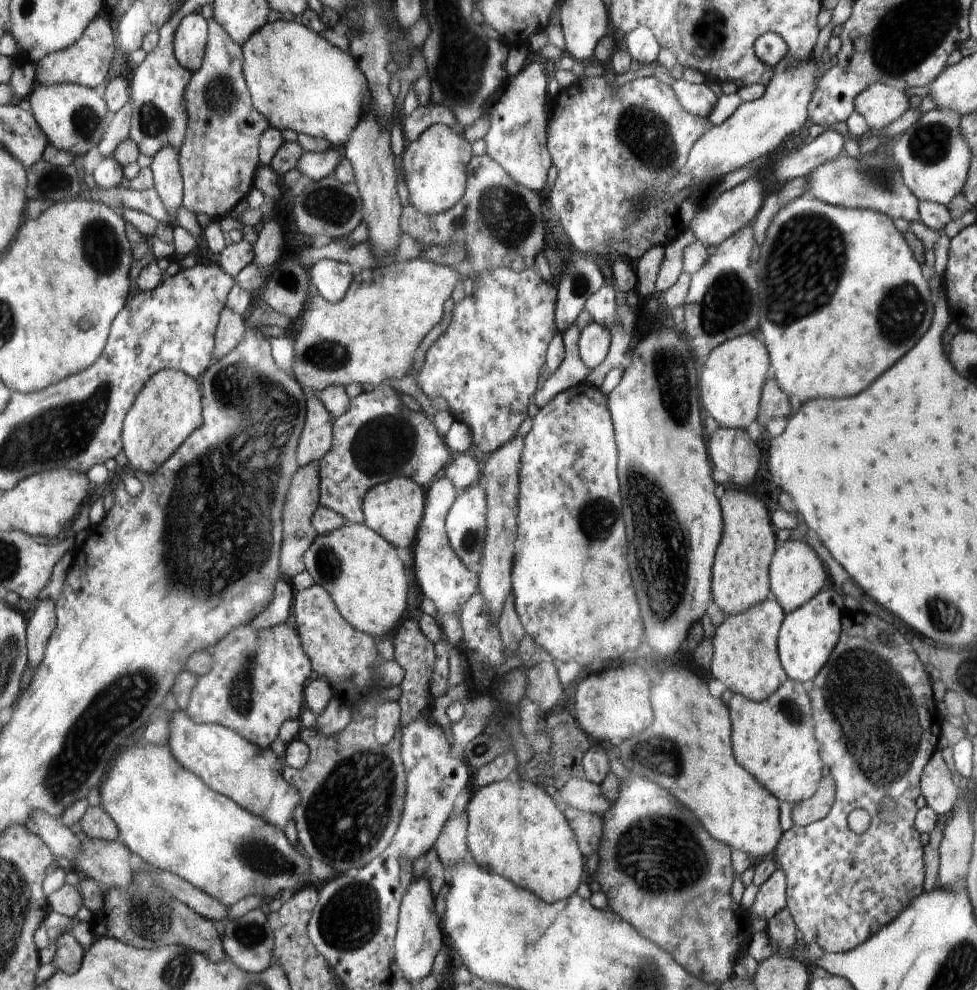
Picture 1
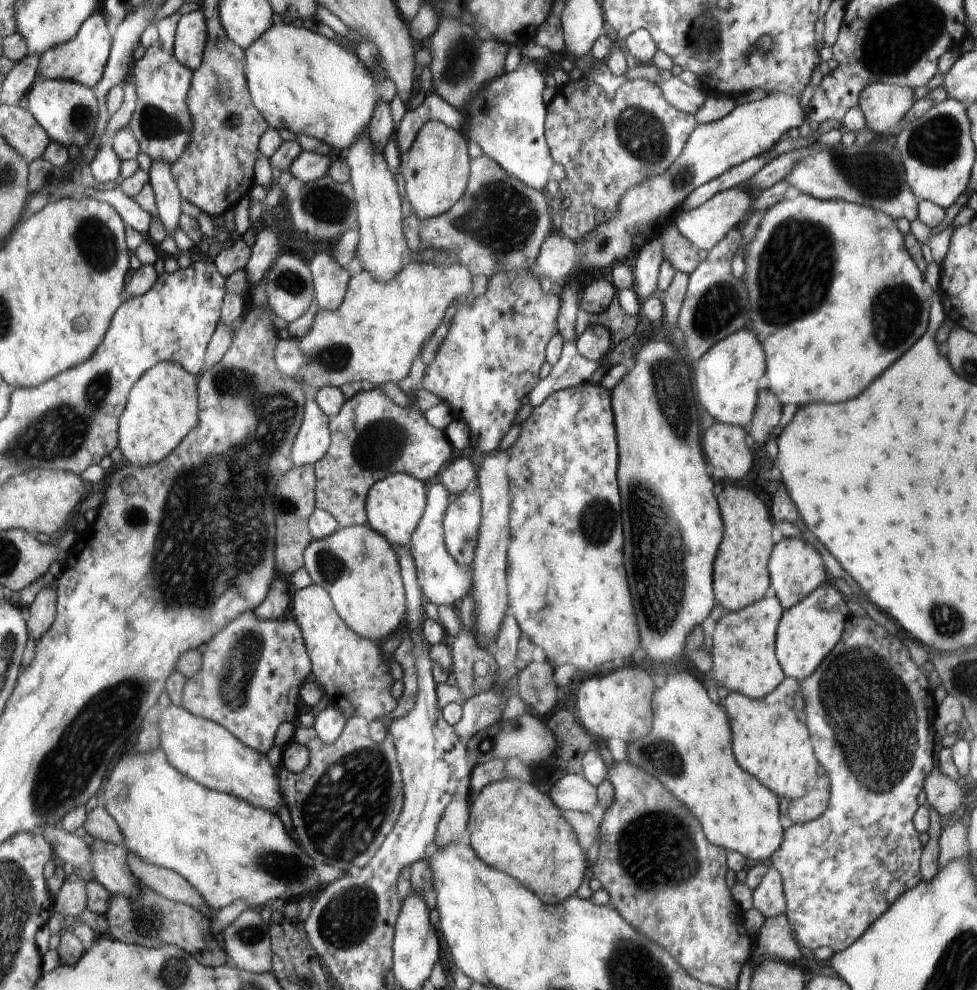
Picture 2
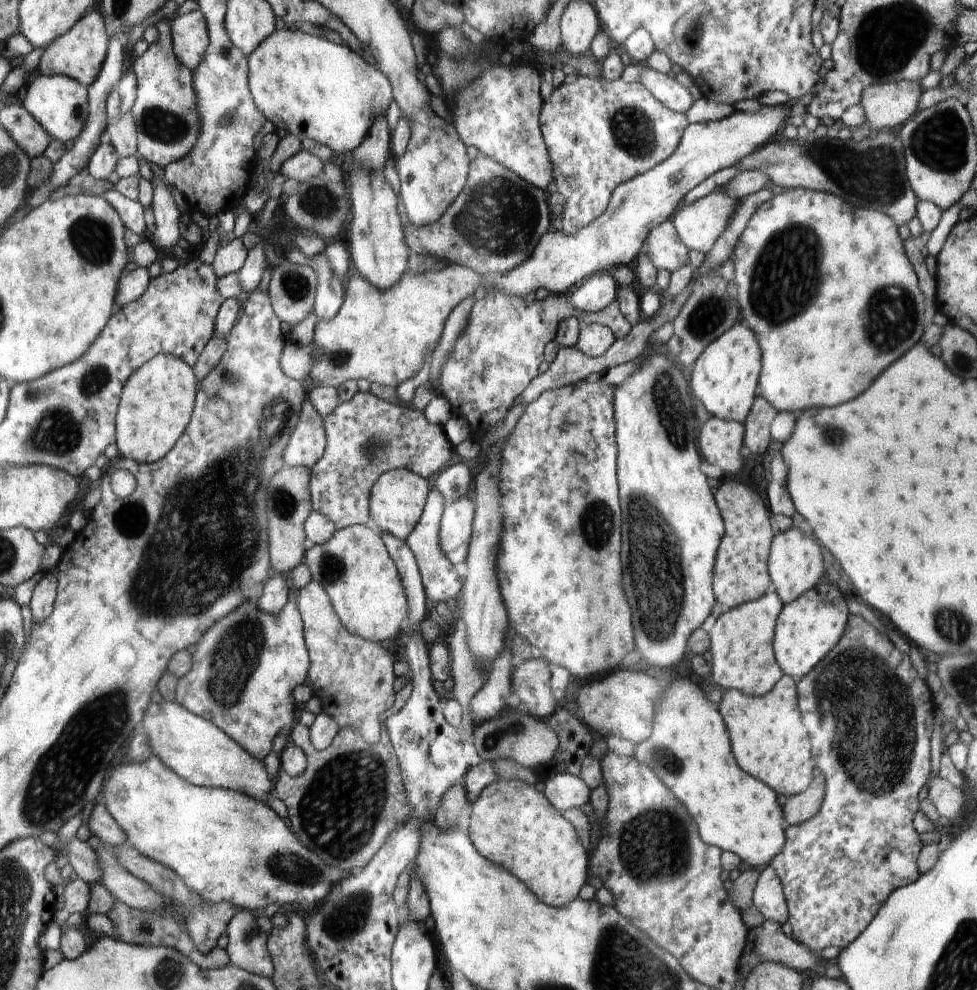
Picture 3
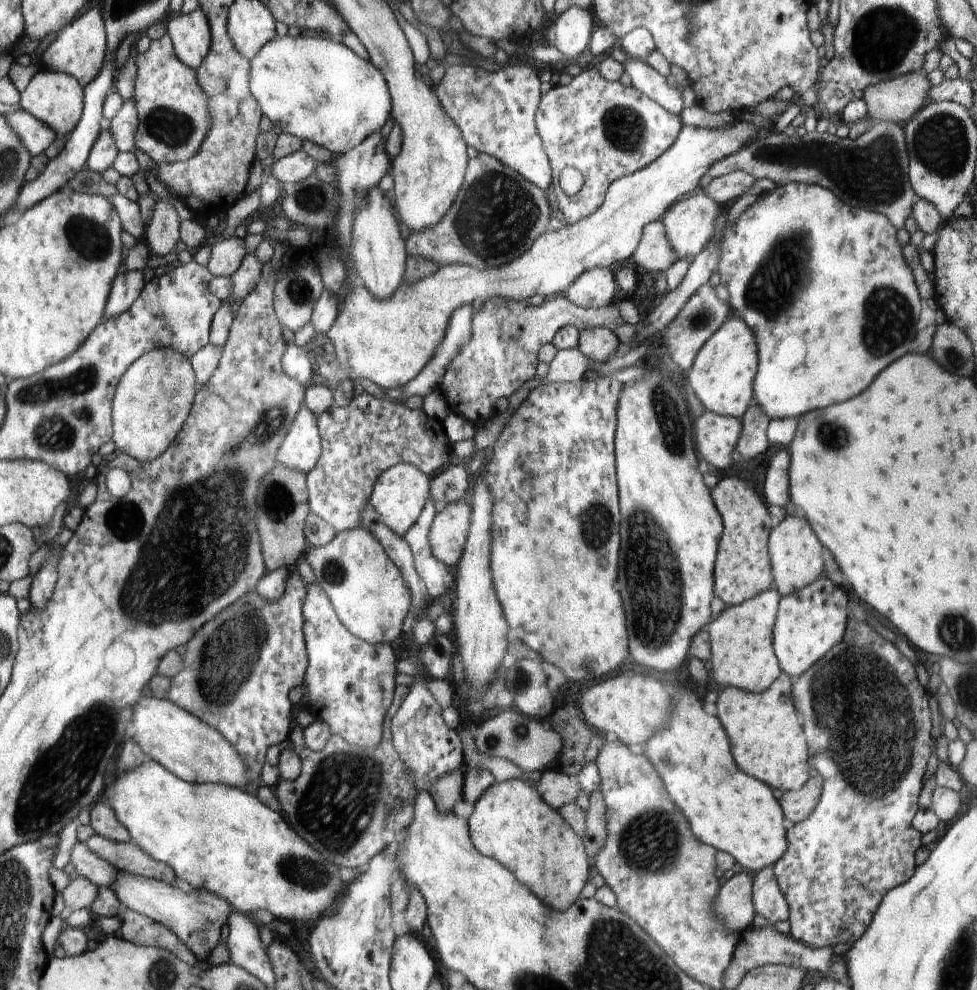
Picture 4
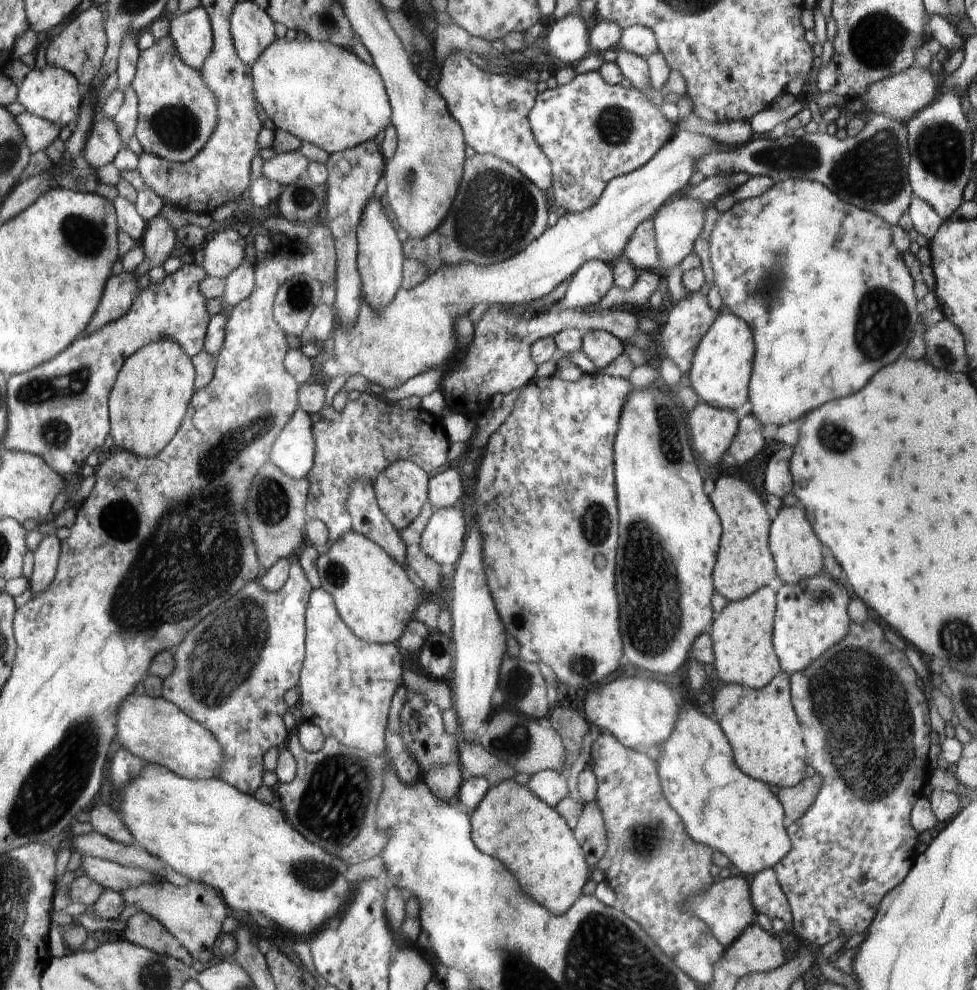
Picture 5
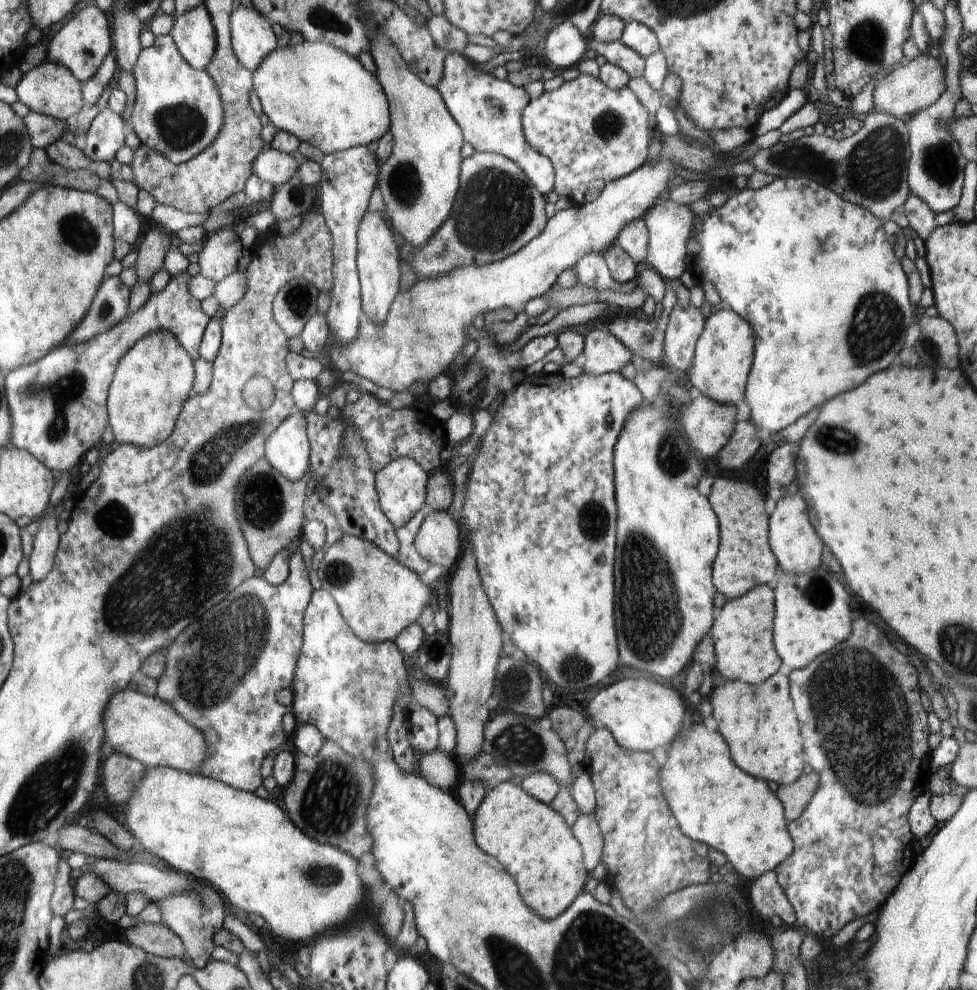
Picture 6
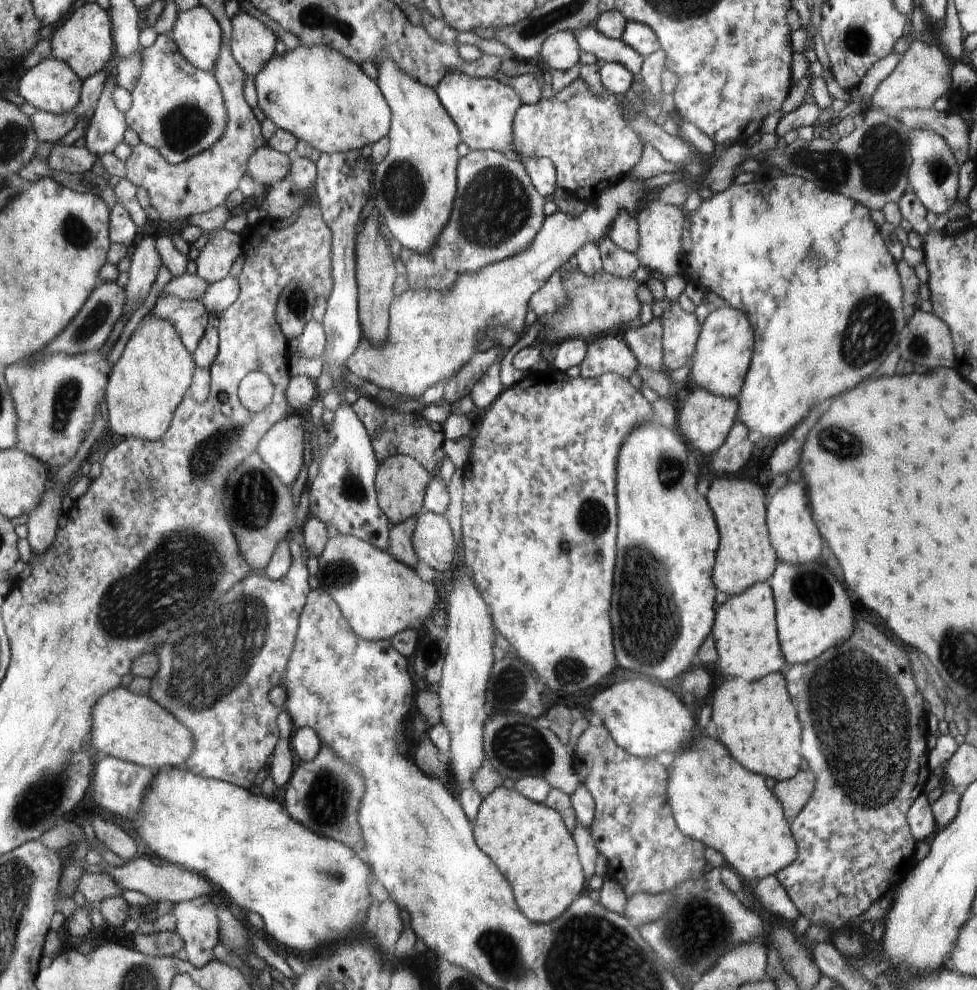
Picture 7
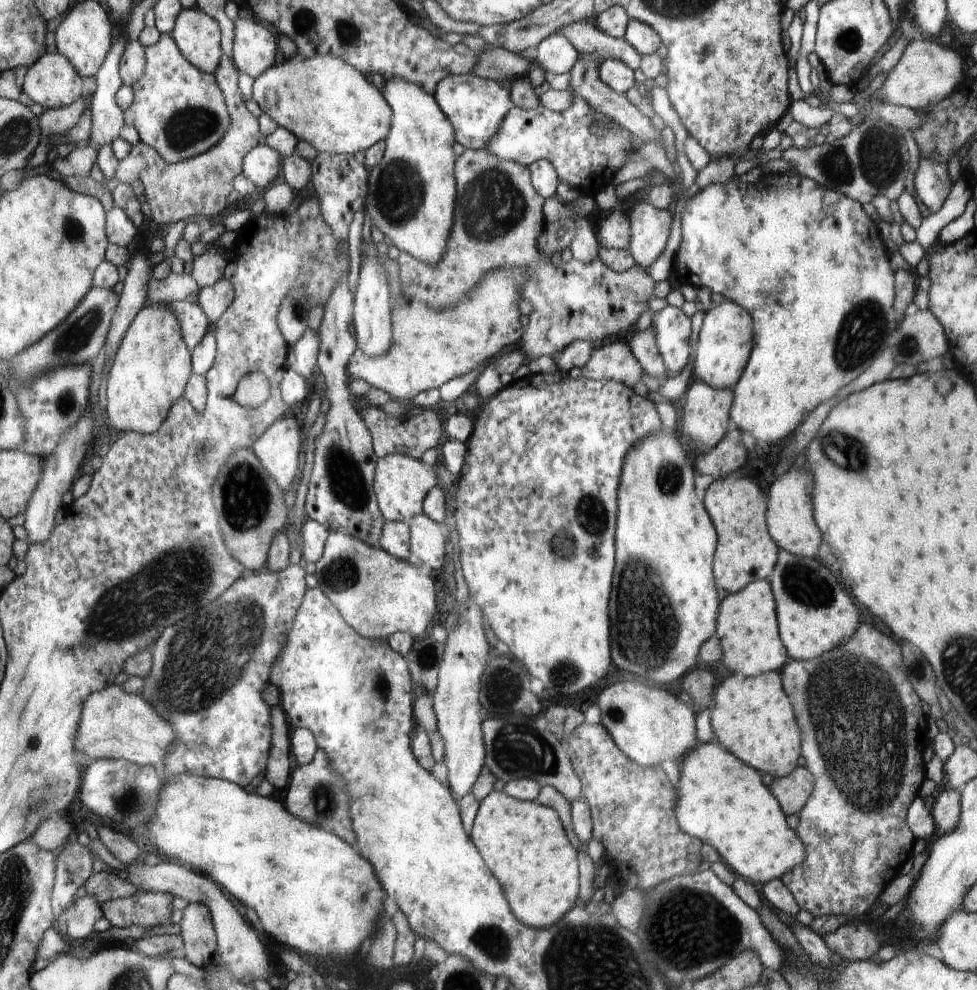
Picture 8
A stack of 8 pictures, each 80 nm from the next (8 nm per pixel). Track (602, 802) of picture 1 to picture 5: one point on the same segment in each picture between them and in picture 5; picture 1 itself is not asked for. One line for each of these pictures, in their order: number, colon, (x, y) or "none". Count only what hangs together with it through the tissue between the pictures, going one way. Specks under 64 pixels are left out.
2: (573, 792)
3: (564, 791)
4: (557, 789)
5: (550, 786)

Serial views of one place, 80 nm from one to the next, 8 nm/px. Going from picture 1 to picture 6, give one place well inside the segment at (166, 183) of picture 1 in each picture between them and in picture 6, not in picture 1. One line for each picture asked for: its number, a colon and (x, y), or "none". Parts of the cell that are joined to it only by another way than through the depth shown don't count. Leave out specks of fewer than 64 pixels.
2: (168, 198)
3: (167, 216)
4: (162, 234)
5: (159, 239)
6: (155, 244)

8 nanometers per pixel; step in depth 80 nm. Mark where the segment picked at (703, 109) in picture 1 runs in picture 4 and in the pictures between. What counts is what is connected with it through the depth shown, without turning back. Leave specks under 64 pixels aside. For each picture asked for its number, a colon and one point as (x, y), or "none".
2: (686, 98)
3: (675, 96)
4: (644, 77)

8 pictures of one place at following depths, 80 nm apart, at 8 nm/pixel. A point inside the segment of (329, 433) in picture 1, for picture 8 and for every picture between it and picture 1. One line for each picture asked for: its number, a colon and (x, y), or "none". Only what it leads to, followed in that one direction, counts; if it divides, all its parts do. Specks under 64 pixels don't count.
2: (312, 443)
3: (307, 446)
4: (302, 448)
5: (295, 450)
6: (288, 449)
7: (282, 448)
8: (279, 448)

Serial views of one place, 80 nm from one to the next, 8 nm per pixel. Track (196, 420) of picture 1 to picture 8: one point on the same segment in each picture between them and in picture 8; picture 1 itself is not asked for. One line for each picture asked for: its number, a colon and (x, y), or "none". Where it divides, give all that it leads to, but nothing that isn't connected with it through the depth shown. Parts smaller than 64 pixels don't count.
2: (163, 409)
3: (156, 408)
4: (157, 394)
5: (151, 397)
6: (155, 380)
7: (150, 379)
8: (151, 368)

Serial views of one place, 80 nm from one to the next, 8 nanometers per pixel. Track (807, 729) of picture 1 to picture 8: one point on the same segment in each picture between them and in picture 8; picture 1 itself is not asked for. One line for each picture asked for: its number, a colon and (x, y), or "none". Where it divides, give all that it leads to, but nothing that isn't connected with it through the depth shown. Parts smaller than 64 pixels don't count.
2: (770, 736)
3: (769, 740)
4: (768, 742)
5: (766, 736)
6: (761, 730)
7: (756, 720)
8: (753, 718)

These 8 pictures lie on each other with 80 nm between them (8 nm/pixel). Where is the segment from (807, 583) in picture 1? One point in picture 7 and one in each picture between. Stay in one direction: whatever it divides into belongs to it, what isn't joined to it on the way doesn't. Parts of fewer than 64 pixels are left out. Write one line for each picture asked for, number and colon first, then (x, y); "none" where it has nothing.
2: (796, 569)
3: (795, 564)
4: (795, 552)
5: (797, 552)
6: (797, 546)
7: (796, 539)

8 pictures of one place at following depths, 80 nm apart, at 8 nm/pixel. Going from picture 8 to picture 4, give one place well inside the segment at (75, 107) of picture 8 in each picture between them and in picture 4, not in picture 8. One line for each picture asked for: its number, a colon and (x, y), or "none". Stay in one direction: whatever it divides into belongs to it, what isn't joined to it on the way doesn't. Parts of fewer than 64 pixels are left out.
4: (36, 136)
5: (39, 132)
6: (43, 129)
7: (50, 128)

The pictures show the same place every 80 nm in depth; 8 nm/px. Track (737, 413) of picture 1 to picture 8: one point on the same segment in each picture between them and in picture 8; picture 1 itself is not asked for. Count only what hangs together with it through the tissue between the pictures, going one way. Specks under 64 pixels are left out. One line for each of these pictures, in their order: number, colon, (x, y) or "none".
2: (727, 376)
3: (726, 373)
4: (722, 375)
5: (722, 365)
6: (724, 351)
7: (723, 352)
8: (723, 346)

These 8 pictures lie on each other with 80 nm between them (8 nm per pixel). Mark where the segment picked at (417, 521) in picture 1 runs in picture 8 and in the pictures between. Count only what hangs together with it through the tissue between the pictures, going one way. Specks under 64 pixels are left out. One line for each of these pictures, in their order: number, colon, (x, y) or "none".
2: (395, 504)
3: (397, 498)
4: (400, 493)
5: (402, 489)
6: (402, 484)
7: (401, 481)
8: (401, 483)

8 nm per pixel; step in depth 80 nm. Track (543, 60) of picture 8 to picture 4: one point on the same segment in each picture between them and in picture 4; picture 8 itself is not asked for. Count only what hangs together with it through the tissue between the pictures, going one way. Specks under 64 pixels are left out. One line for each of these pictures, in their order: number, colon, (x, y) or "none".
4: (571, 30)
5: (567, 41)
6: (565, 46)
7: (560, 51)

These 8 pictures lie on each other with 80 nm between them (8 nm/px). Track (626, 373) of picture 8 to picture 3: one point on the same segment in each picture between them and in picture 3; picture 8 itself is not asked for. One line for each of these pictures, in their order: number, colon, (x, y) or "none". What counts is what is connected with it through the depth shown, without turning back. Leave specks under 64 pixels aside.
3: (595, 339)
4: (598, 343)
5: (602, 347)
6: (603, 353)
7: (609, 354)

